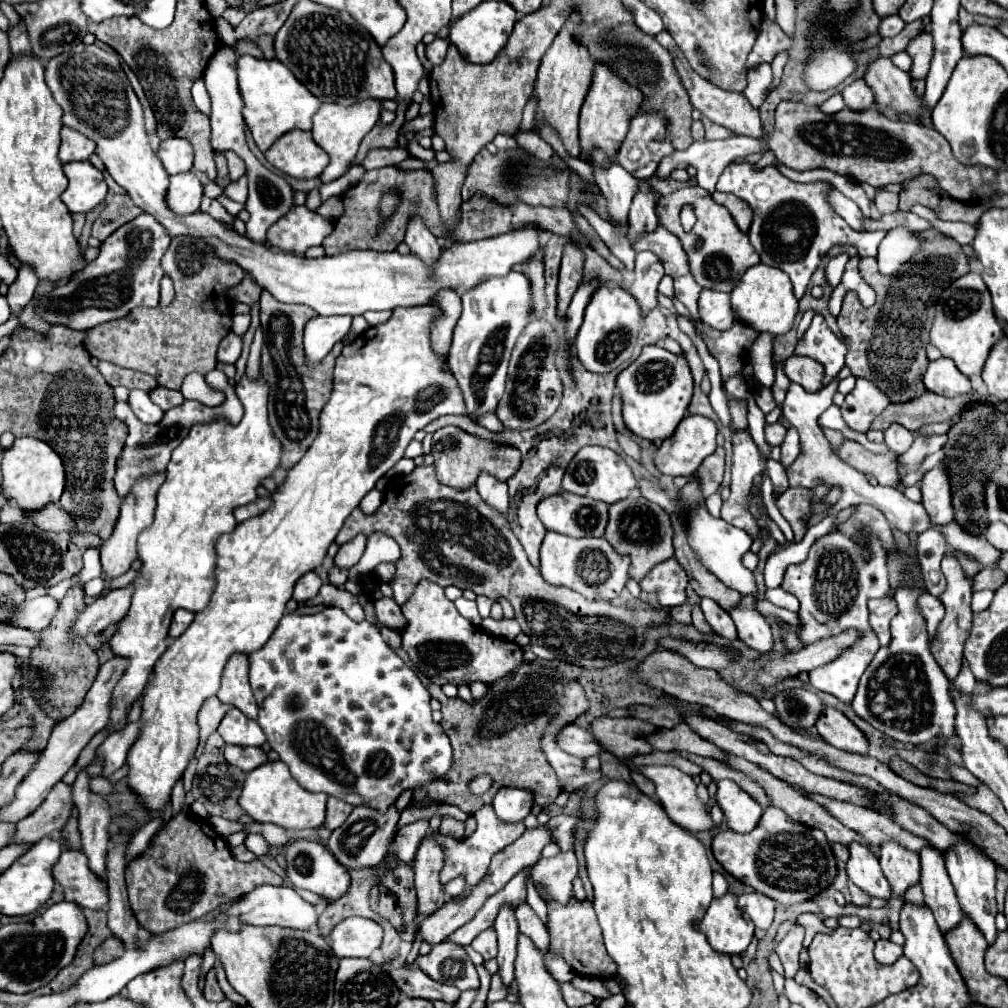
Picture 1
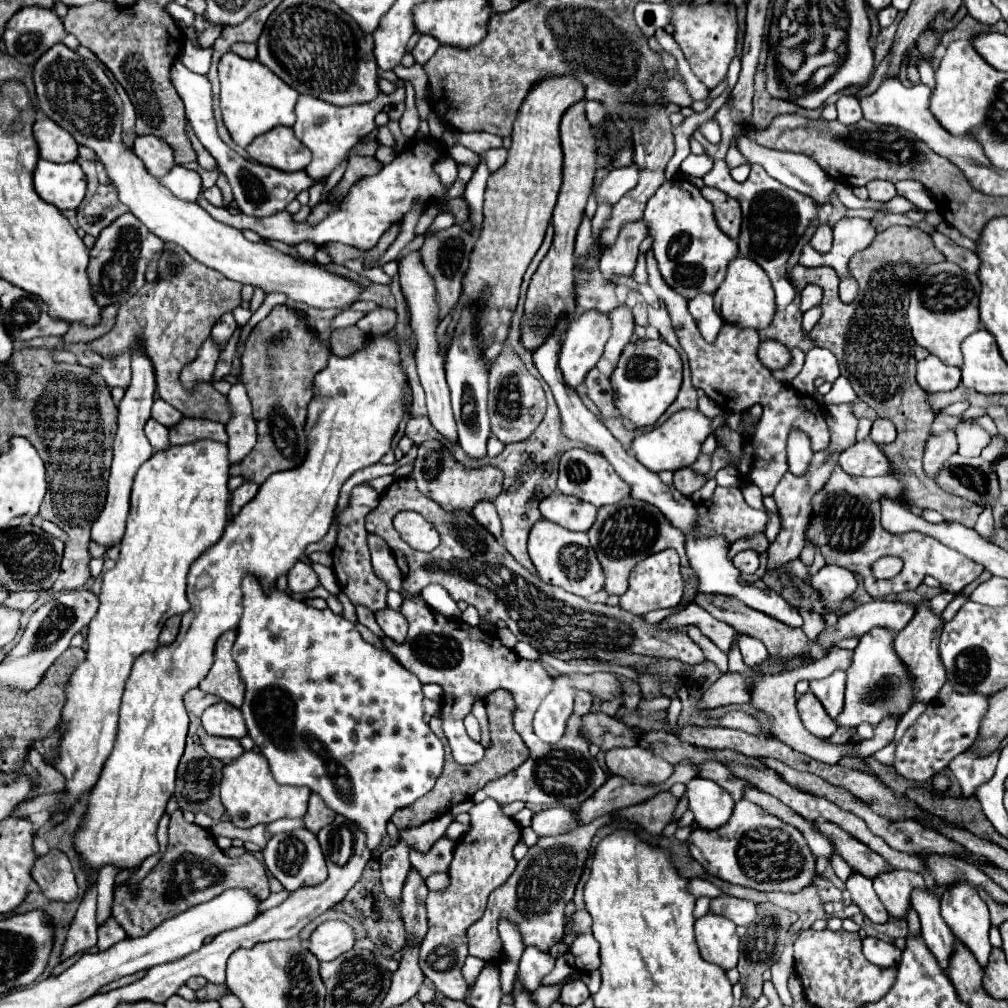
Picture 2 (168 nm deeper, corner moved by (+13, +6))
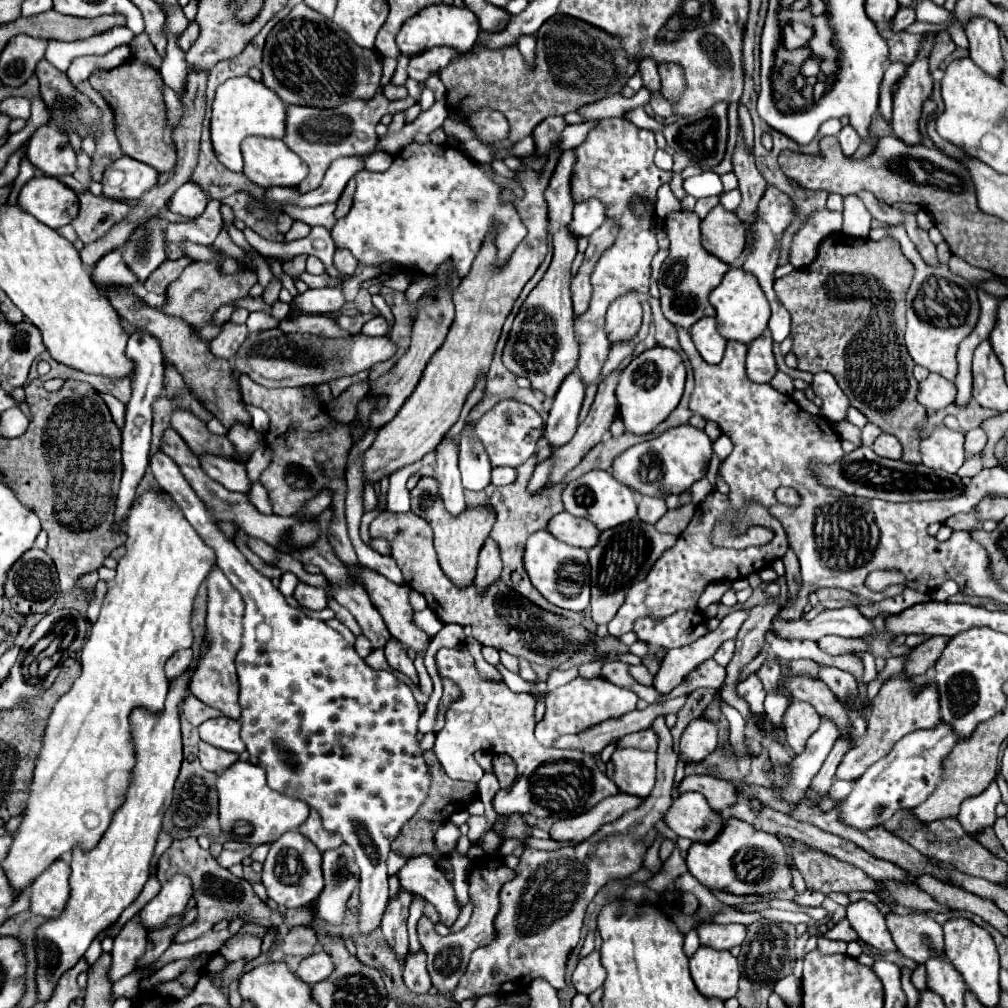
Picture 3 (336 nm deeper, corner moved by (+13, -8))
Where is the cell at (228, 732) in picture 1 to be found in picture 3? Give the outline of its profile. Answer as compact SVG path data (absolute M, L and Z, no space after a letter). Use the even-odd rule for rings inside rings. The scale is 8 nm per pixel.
M227 716L211 718L199 726L199 734L203 742L221 750L237 752L237 754L245 752L245 744L239 738L239 730L241 730L239 720L233 720Z

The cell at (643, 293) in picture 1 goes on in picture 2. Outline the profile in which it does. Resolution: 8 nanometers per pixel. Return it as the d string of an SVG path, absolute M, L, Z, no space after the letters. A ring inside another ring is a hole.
M621 306L617 310L613 310L609 314L611 320L611 336L605 344L605 352L603 358L611 362L611 366L615 368L619 362L619 356L623 352L623 348L631 342L631 334L633 334L633 314L629 312L627 306Z

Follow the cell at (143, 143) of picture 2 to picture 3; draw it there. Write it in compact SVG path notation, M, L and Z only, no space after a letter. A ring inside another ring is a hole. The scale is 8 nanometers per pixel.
M123 156L121 160L109 164L109 168L103 174L103 196L107 198L139 198L143 196L153 184L157 184L159 172L155 168L149 168L147 164L141 164L129 156Z

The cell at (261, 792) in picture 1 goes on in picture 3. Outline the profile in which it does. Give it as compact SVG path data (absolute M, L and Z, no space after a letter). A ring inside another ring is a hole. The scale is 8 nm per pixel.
M243 760L235 762L217 778L217 794L221 830L251 846L275 842L285 832L297 830L309 816L309 806L305 802L271 790L265 782L265 770Z

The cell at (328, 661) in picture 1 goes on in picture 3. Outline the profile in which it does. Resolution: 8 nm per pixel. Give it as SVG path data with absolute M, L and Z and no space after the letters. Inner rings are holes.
M155 452L149 458L149 468L159 486L181 506L189 524L215 550L217 566L239 590L245 602L243 646L235 658L241 686L241 740L245 742L247 752L257 756L259 764L265 768L269 788L303 800L315 808L325 824L325 830L339 832L343 842L355 850L355 860L361 870L359 932L369 934L381 924L389 898L385 860L391 850L391 842L401 832L403 824L415 816L433 782L433 774L423 760L423 750L417 738L417 724L421 716L419 704L415 702L411 688L393 672L373 670L339 632L321 620L305 616L299 608L291 608L271 580L257 572L235 548L235 544L223 536L219 526L207 516L205 504L183 478L177 464L165 456L165 452ZM361 832L367 832L367 838L363 838Z

